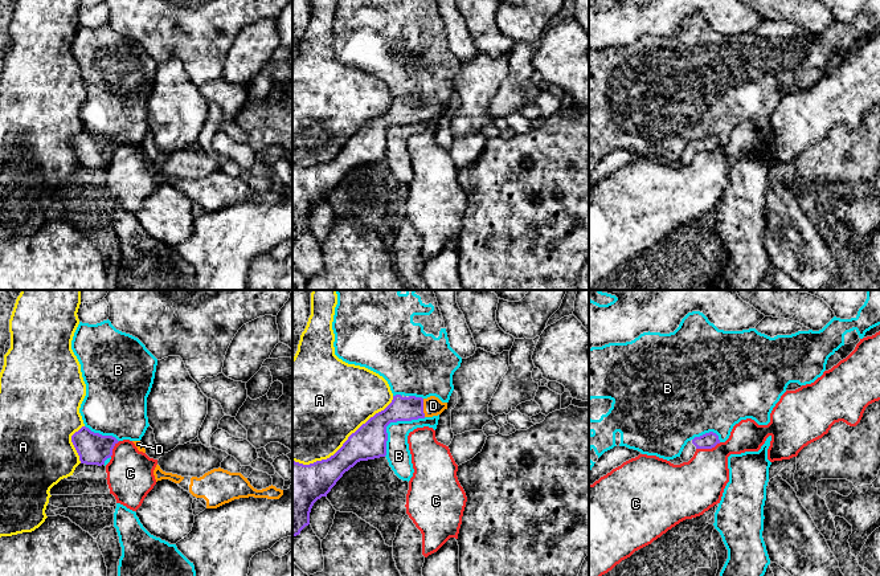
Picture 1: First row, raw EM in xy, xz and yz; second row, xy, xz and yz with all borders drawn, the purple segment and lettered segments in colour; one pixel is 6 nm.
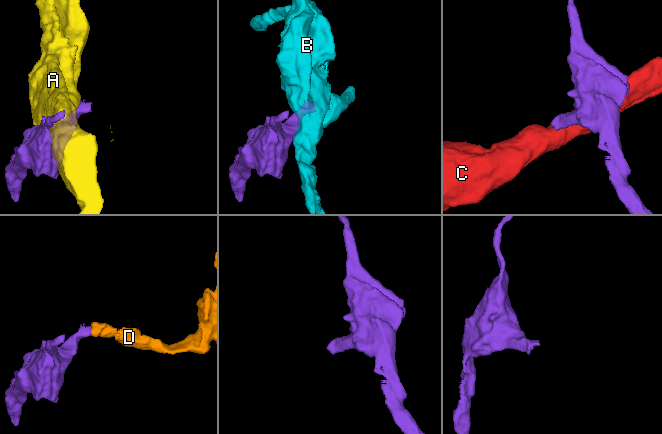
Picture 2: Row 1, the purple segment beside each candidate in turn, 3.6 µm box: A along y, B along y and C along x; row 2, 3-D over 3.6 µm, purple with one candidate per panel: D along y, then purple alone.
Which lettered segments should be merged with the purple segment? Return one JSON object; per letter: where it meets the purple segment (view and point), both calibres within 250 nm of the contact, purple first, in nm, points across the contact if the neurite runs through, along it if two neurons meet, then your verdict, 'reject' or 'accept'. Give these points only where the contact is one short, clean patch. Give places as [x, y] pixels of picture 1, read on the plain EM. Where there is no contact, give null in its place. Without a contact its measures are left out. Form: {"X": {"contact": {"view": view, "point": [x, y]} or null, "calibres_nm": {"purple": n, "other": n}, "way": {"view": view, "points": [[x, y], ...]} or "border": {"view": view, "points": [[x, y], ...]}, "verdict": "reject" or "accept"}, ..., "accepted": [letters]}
{"A": {"contact": {"view": "xz", "point": [344, 146]}, "calibres_nm": {"purple": 200, "other": 500}, "verdict": "reject"}, "B": {"contact": {"view": "xz", "point": [391, 125]}, "calibres_nm": {"purple": 200, "other": 150}, "verdict": "reject"}, "C": {"contact": {"view": "yz", "point": [708, 151]}, "calibres_nm": {"purple": 100, "other": 320}, "verdict": "reject"}, "D": {"contact": {"view": "xz", "point": [422, 111]}, "calibres_nm": {"purple": 140, "other": 110}, "way": {"view": "xz", "points": [[401, 111], [422, 111], [433, 109]]}, "verdict": "accept"}, "accepted": ["D"]}

